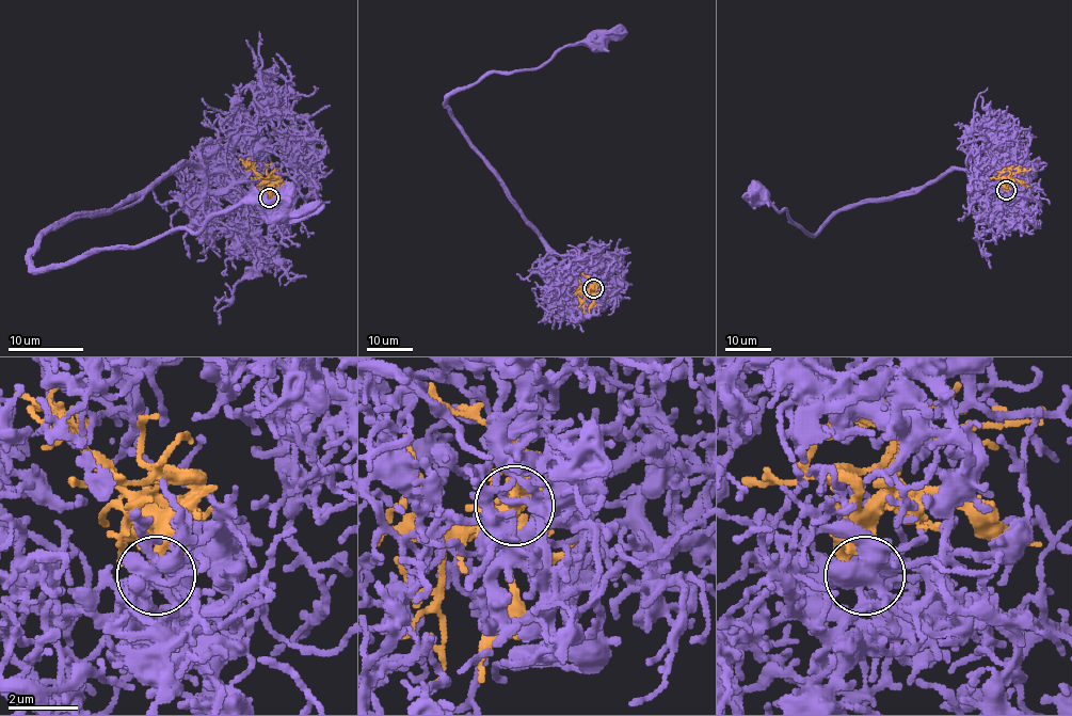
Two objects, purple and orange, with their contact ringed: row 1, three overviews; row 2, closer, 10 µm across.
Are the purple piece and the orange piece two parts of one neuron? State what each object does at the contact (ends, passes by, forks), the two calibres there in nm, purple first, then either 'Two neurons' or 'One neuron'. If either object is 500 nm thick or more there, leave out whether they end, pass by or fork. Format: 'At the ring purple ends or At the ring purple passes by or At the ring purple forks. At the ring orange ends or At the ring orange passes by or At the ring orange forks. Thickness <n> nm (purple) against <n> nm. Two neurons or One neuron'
At the ring purple passes by. At the ring orange passes by. Thickness 170 nm (purple) against 220 nm. One neuron

